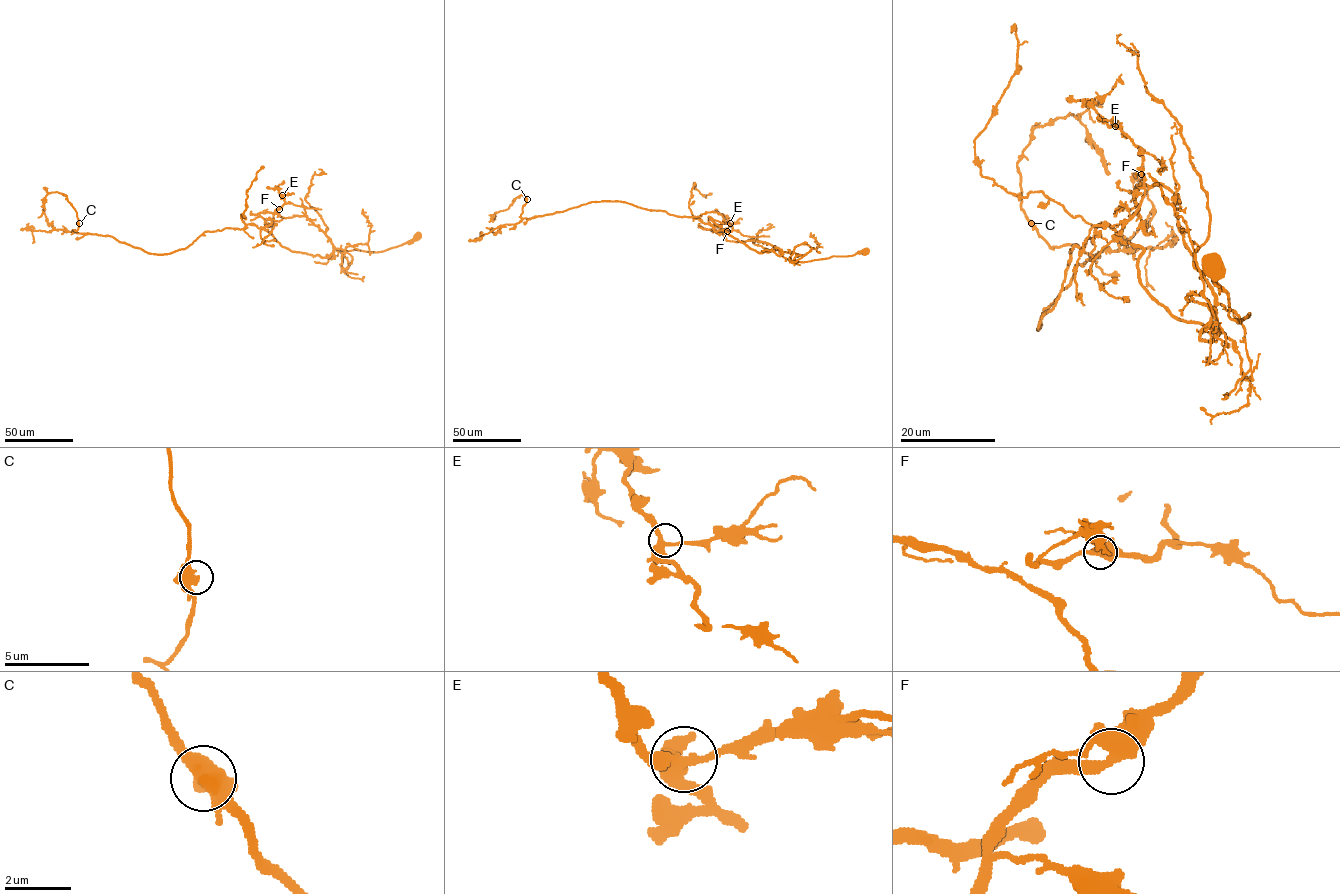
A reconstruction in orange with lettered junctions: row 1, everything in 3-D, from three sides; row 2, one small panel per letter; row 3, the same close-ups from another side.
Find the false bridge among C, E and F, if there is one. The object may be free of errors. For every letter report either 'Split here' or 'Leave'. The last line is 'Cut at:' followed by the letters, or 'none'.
C: Leave
E: Leave
F: Leave
Cut at: none

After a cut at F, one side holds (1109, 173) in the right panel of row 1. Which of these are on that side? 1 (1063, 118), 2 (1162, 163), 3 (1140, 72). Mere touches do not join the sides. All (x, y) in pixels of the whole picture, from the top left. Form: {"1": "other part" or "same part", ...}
{"1": "same part", "2": "other part", "3": "same part"}

